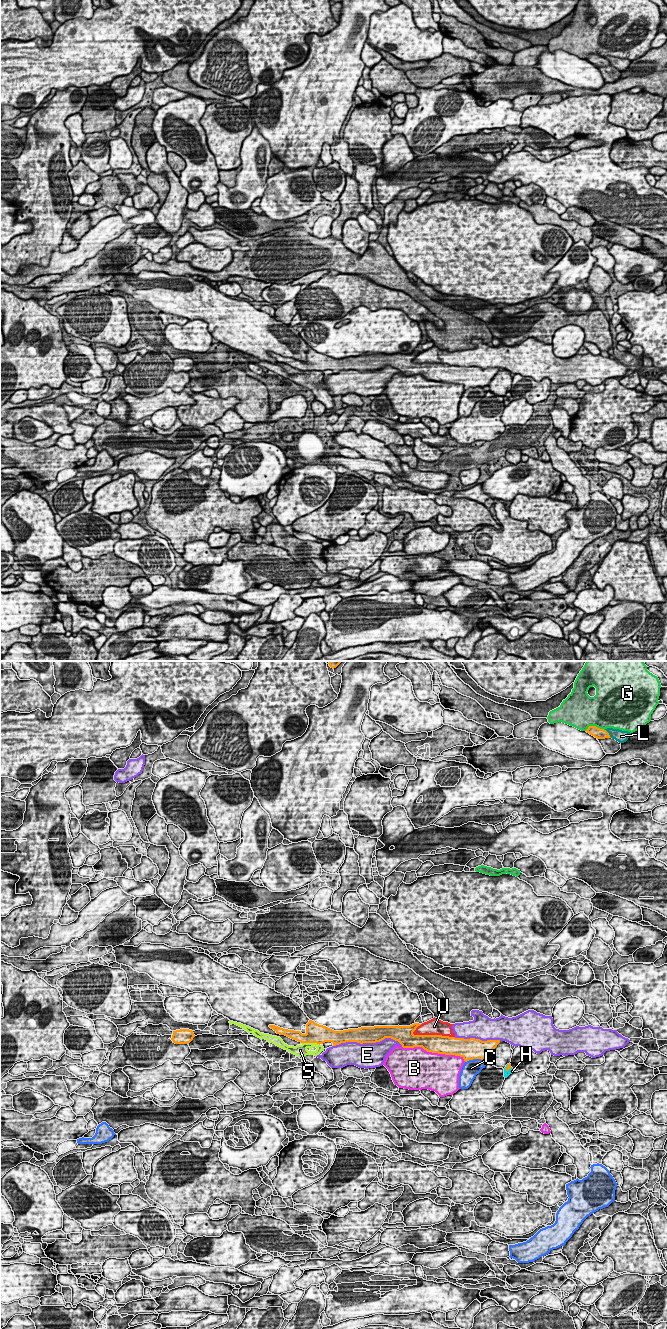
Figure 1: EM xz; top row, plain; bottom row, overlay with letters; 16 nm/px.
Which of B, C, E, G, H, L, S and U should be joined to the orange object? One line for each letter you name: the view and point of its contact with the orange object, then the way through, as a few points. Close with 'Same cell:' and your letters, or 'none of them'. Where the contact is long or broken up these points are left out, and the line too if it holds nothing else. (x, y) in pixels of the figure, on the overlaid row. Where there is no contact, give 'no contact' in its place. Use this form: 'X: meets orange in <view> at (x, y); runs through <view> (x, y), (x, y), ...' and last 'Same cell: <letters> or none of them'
H: meets orange in xz at (506, 1068); runs through xz (509, 1065), (506, 1068), (506, 1073)
Same cell: H

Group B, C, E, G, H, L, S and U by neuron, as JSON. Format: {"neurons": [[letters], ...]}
{"neurons": [["B"], ["C"], ["E", "U"], ["G"], ["H"], ["L"], ["S"]]}

